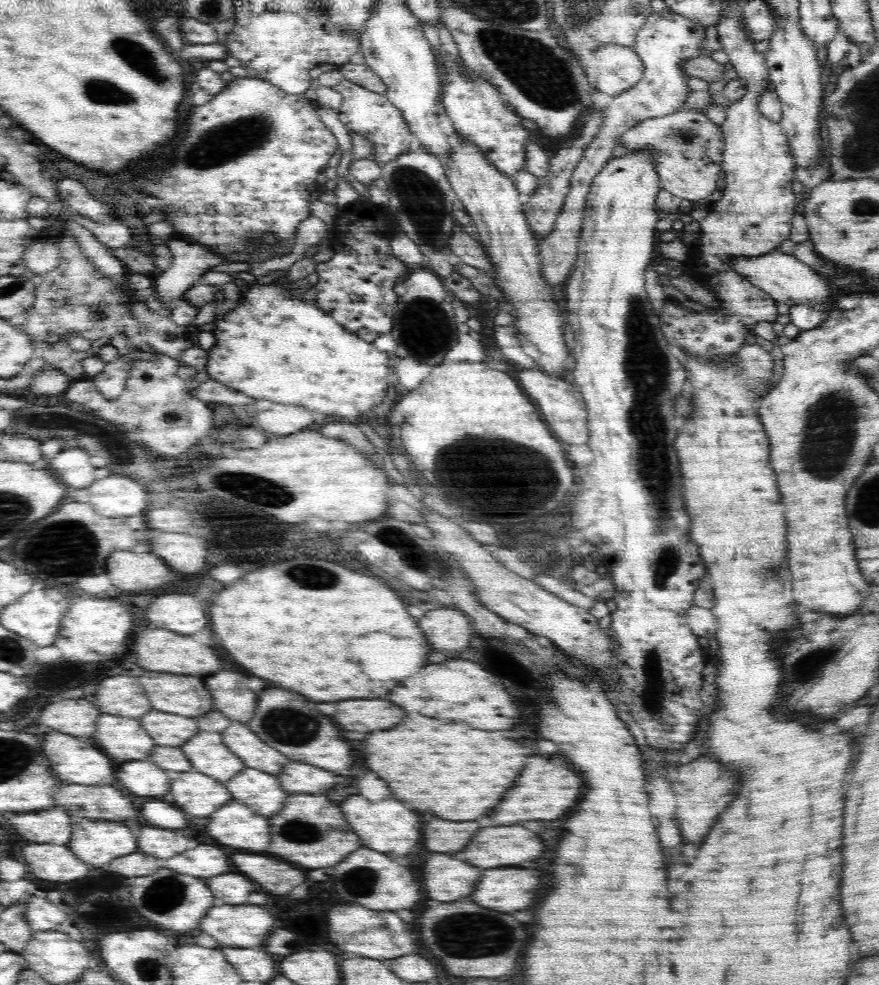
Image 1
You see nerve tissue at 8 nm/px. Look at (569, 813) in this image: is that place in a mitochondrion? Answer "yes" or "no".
no

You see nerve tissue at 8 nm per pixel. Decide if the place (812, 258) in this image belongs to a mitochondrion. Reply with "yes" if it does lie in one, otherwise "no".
no

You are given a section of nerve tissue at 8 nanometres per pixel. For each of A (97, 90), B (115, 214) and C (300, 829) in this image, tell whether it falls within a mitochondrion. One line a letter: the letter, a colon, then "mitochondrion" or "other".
A: mitochondrion
B: other
C: mitochondrion

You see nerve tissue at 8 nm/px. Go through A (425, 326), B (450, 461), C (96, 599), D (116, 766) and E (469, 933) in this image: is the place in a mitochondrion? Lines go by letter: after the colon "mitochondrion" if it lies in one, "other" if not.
A: mitochondrion
B: mitochondrion
C: other
D: other
E: mitochondrion

